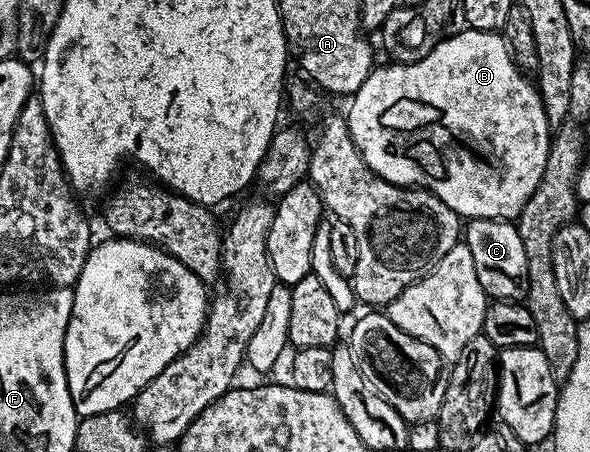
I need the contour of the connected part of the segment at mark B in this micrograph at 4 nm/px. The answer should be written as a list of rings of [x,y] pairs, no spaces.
[[[465,27],[463,31],[454,34],[453,37],[445,37],[443,41],[439,41],[420,61],[388,63],[385,69],[373,68],[366,83],[362,83],[362,87],[351,98],[352,106],[349,107],[348,113],[346,112],[348,130],[364,162],[383,181],[389,181],[395,185],[426,189],[438,199],[442,199],[442,203],[446,203],[446,207],[453,209],[457,217],[461,219],[475,219],[477,217],[485,217],[495,221],[516,219],[519,218],[522,207],[526,207],[530,195],[534,195],[538,183],[542,183],[550,144],[550,126],[546,119],[546,111],[542,107],[540,92],[529,78],[527,81],[524,77],[527,76],[516,66],[516,61],[512,58],[511,51],[508,50],[508,44],[504,42],[503,36],[499,32],[483,33],[477,29]]]

